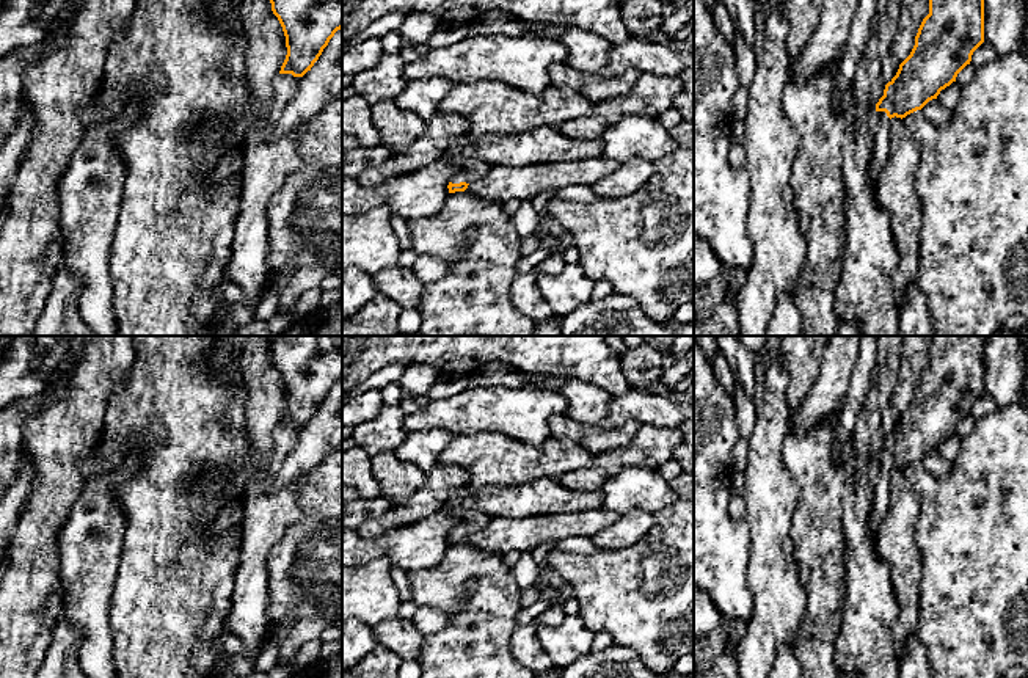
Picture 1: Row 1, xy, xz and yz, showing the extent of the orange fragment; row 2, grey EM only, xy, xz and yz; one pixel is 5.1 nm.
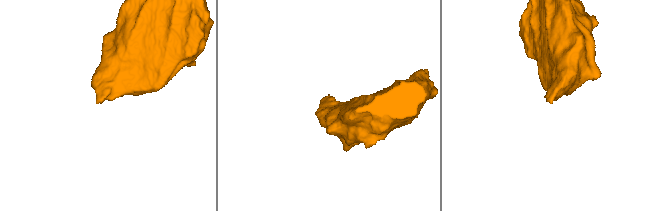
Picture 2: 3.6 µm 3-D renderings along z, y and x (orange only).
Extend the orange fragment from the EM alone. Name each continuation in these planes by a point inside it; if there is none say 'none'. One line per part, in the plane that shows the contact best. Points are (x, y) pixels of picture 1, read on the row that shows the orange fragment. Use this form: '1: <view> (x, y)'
1: xz (470, 171)

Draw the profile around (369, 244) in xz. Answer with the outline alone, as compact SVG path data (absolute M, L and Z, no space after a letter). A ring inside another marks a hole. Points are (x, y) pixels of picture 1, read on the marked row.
M383 206L364 213L342 213L342 270L356 267L374 276L399 264L402 250L391 215Z

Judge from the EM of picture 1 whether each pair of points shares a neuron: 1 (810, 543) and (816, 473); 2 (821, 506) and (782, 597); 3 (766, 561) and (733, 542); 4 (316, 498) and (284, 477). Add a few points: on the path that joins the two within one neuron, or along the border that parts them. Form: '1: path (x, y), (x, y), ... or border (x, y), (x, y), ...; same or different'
1: path (815, 526), (815, 490); same
2: border (791, 528), (793, 559), (805, 600); different
3: border (743, 518), (750, 537), (746, 572), (749, 587); different
4: border (325, 459), (309, 474); different

